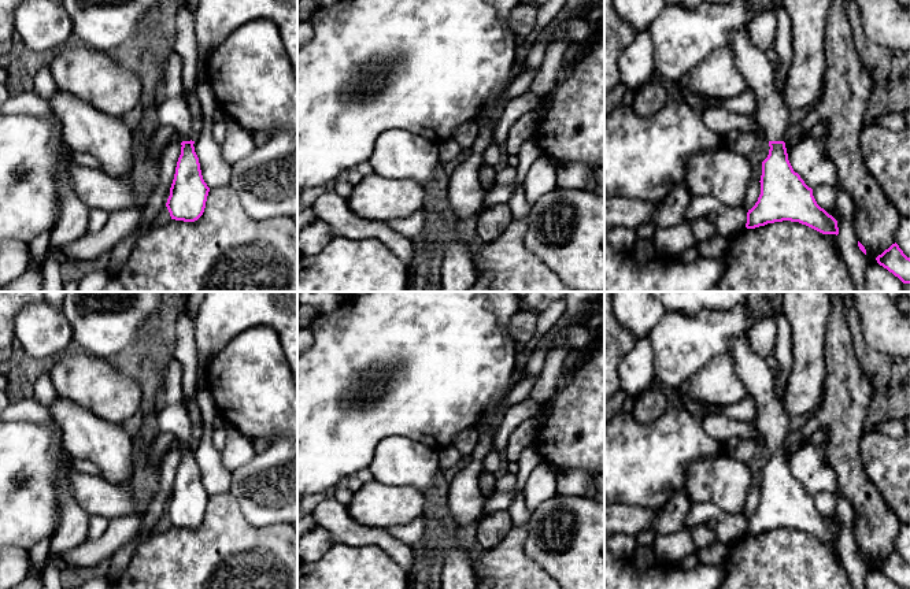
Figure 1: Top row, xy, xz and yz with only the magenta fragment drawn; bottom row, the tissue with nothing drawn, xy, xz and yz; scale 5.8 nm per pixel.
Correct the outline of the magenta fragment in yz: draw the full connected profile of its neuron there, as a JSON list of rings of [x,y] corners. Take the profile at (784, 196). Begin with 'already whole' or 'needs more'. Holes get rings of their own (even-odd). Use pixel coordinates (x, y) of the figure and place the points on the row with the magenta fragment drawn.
needs more; [[[748,27],[732,32],[728,38],[735,63],[747,85],[757,97],[755,118],[769,141],[769,155],[762,162],[761,195],[755,205],[747,212],[747,229],[755,229],[767,223],[791,221],[806,225],[822,234],[839,234],[837,221],[821,208],[814,196],[798,173],[794,171],[784,142],[785,130],[789,125],[791,108],[785,104],[781,92],[774,88],[774,67],[766,53],[754,47],[748,37]]]

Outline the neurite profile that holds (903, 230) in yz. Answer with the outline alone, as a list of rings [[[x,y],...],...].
[[[902,218],[896,231],[896,244],[910,258],[910,218]]]

